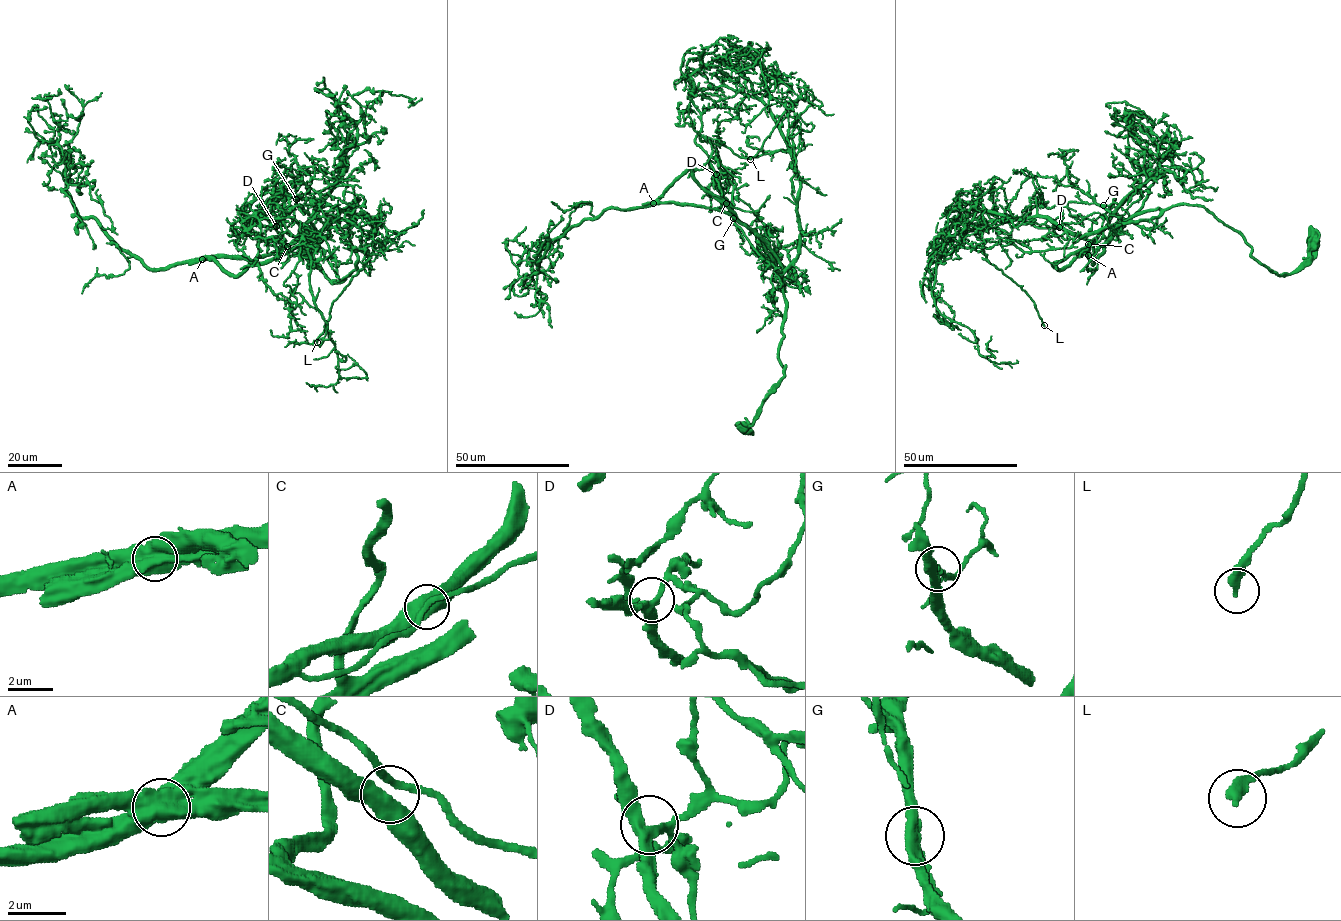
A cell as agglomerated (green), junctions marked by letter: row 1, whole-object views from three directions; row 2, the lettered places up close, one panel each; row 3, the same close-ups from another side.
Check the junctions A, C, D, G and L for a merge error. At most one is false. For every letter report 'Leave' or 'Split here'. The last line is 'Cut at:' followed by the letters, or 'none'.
A: Split here
C: Leave
D: Leave
G: Leave
L: Leave
Cut at: A

